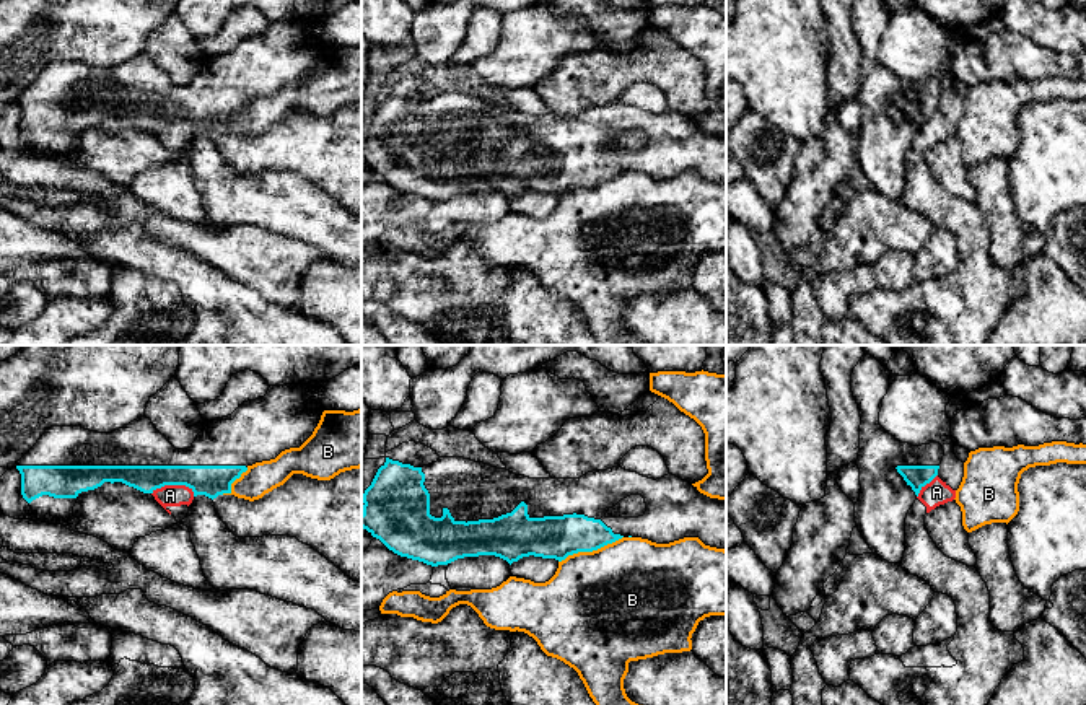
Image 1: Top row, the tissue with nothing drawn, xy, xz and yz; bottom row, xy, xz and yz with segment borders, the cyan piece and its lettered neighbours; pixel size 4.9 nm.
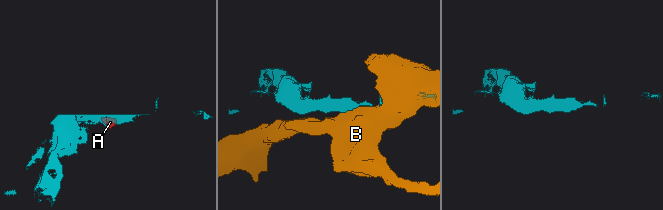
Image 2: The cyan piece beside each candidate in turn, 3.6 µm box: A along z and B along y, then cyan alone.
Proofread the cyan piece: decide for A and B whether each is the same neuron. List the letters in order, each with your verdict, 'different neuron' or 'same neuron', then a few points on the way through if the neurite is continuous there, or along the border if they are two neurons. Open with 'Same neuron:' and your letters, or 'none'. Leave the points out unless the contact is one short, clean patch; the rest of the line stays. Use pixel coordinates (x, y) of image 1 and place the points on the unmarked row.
Same neuron: none
A: different neuron; border along xy (194, 127), (184, 121), (162, 121), (152, 129)
B: different neuron

